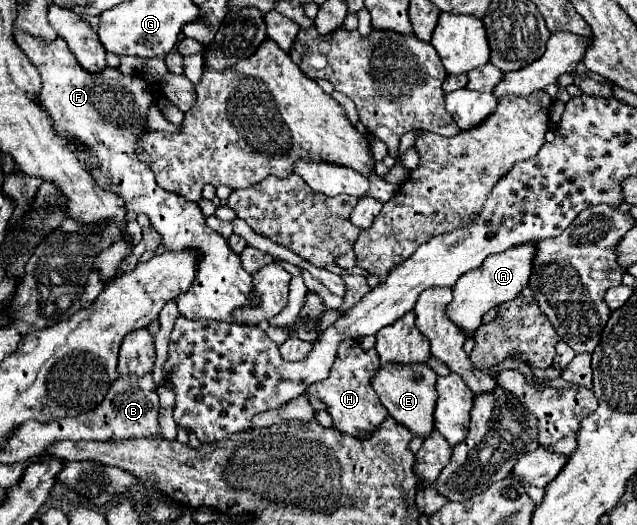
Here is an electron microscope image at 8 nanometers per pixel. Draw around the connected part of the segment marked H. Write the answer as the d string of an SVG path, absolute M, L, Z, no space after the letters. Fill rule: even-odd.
M344 340L344 344L340 344L338 348L338 358L332 366L330 376L324 382L312 384L312 388L308 388L308 394L316 396L328 406L328 414L334 418L334 428L338 428L344 434L366 440L388 418L386 408L380 404L380 398L376 396L370 384L378 368L380 368L380 360L374 348L366 352L358 348L356 340Z

